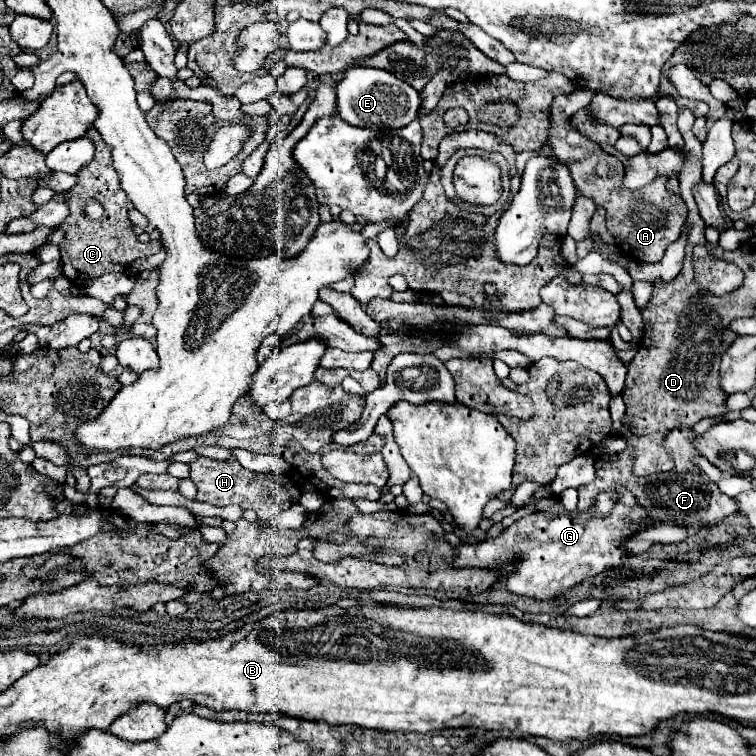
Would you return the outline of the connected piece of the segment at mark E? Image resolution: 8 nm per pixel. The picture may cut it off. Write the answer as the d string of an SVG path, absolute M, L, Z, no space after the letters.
M350 67L344 71L342 81L336 85L336 103L338 115L354 125L364 129L400 129L412 123L418 115L420 93L410 87L406 81L394 77L392 73L376 67Z

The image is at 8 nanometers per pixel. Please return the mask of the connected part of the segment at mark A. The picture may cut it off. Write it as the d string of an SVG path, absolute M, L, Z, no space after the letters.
M574 89L572 93L554 99L548 129L548 145L552 145L554 157L568 165L576 189L592 197L596 205L608 211L608 231L614 235L616 247L632 261L656 263L664 257L666 247L680 237L682 225L688 217L688 207L680 195L670 195L666 191L666 177L656 177L656 181L640 189L626 189L622 185L622 161L614 155L604 153L596 143L588 141L582 133L576 133L576 129L572 129L572 115L578 109L586 107L592 101L592 97L592 89Z

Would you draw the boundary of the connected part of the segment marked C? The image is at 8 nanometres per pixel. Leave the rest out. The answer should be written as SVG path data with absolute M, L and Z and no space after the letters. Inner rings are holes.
M90 127L88 129L88 139L96 145L94 159L88 167L84 167L78 173L78 185L68 191L68 205L70 205L70 217L52 231L48 237L48 243L52 241L54 245L60 247L62 251L63 274L76 287L82 287L85 282L92 281L104 273L116 273L124 271L130 263L134 263L140 257L154 255L162 249L162 243L140 243L136 235L130 229L130 219L128 219L128 209L126 209L126 197L124 191L120 189L120 179L116 177L116 169L112 169L112 153L108 145L104 145L100 133ZM94 199L104 207L104 217L98 221L92 221L84 215L86 201Z

